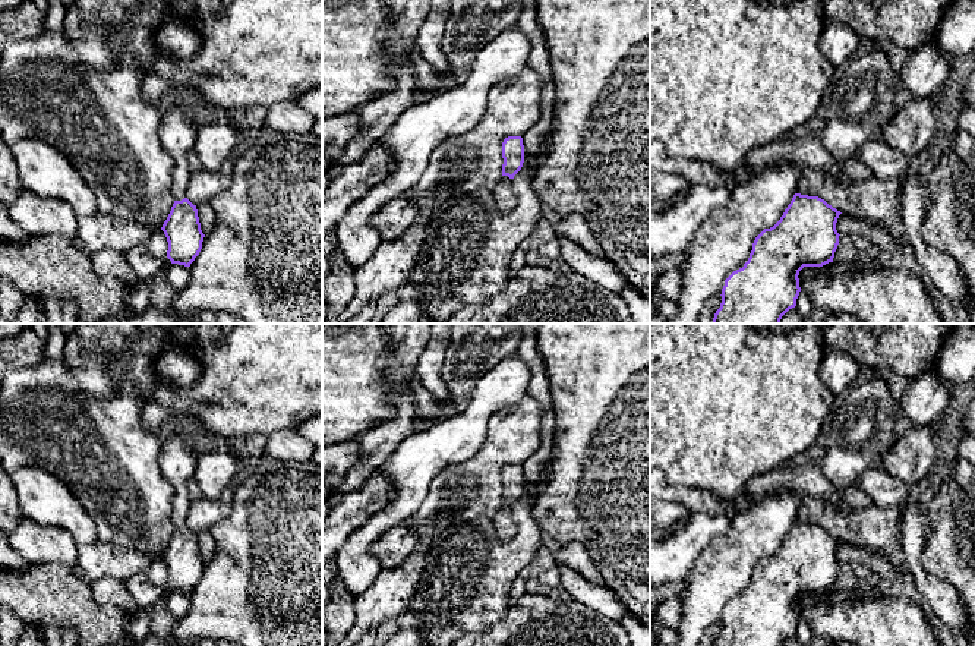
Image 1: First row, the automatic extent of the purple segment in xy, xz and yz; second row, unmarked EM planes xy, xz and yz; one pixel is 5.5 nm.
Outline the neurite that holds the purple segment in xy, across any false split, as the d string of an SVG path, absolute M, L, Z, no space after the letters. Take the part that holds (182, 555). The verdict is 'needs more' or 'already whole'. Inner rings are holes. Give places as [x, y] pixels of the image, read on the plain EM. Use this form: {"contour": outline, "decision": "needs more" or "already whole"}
{"contour": "M174 434L162 442L160 467L173 488L170 520L174 532L161 558L168 570L167 586L171 592L184 595L190 595L199 583L205 565L196 533L186 526L190 510L187 482L195 476L196 463L198 457L186 437Z", "decision": "needs more"}

